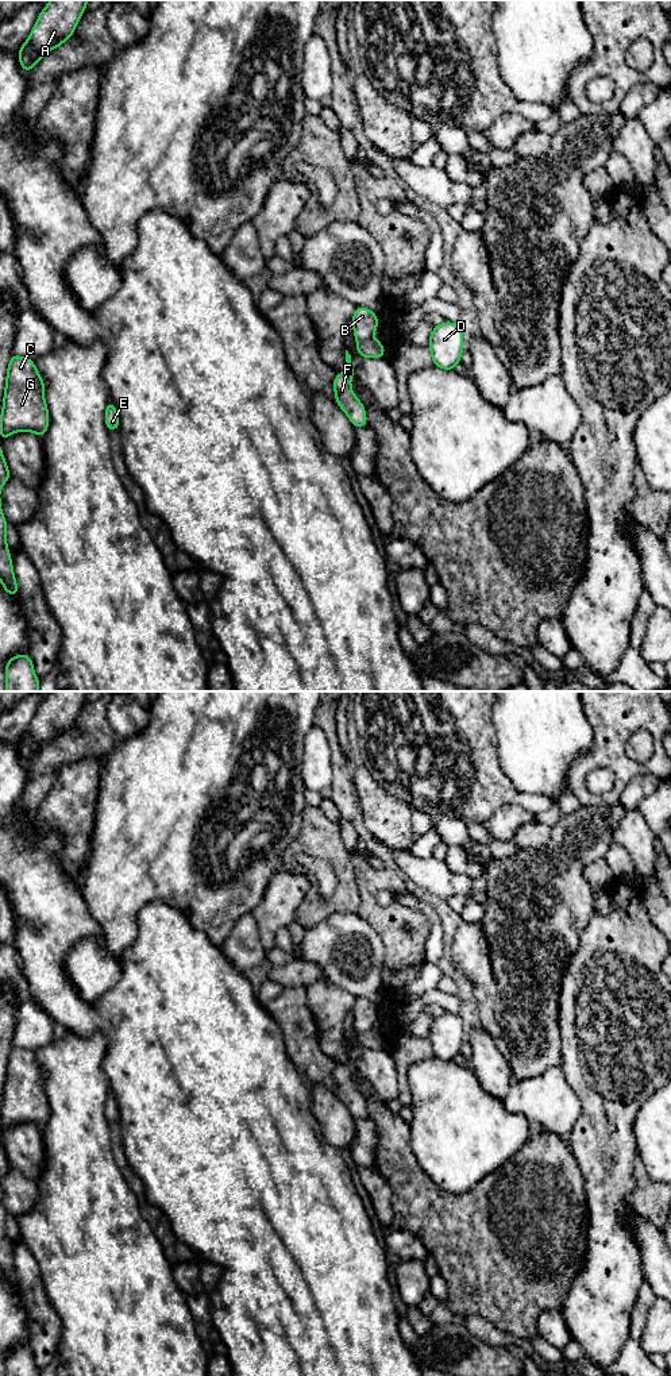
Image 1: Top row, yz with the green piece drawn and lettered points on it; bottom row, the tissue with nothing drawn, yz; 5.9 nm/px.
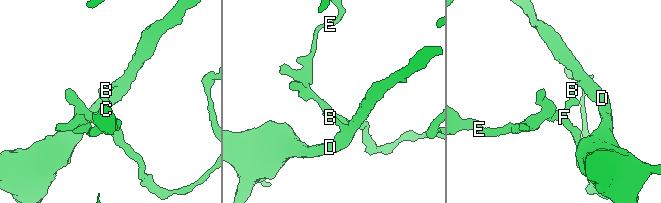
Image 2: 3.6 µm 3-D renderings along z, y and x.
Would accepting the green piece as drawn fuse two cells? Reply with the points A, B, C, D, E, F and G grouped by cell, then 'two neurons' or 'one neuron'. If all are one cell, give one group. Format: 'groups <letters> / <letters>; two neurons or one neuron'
groups A C E F G / B D; two neurons

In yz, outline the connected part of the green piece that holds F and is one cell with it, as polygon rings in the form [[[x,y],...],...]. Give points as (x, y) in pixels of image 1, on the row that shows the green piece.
[[[347,350],[346,362],[347,370],[336,374],[333,379],[333,392],[336,394],[335,402],[348,416],[354,427],[365,427],[367,425],[366,409],[351,388],[351,377],[354,375],[355,369],[351,365],[351,355]]]

